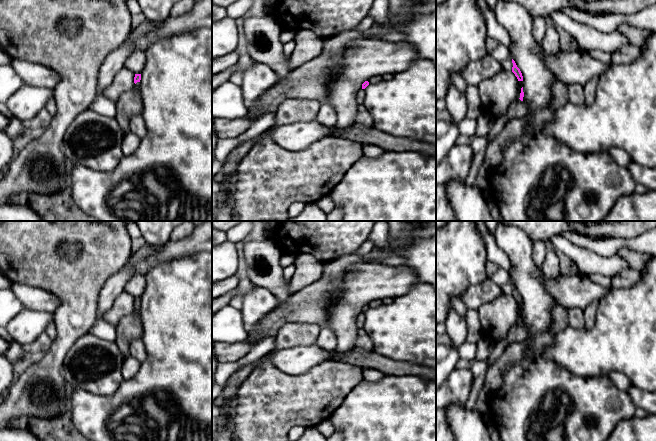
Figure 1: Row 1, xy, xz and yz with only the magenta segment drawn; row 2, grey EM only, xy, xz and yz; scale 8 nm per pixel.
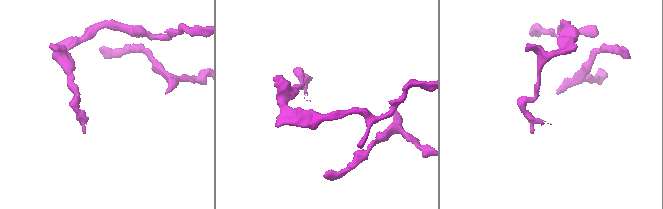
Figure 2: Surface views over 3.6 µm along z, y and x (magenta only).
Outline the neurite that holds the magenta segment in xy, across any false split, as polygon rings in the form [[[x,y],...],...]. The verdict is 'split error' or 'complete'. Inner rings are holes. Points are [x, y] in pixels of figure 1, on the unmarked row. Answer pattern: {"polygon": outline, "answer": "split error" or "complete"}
{"polygon": [[[135,298],[134,311],[130,315],[124,316],[117,326],[116,344],[123,356],[130,356],[129,345],[135,339],[141,339],[143,336],[143,325],[140,315],[141,298]]], "answer": "split error"}

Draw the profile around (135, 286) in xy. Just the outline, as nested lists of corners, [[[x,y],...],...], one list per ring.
[[[140,274],[133,275],[126,283],[124,291],[134,298],[141,298],[146,286],[145,276]]]

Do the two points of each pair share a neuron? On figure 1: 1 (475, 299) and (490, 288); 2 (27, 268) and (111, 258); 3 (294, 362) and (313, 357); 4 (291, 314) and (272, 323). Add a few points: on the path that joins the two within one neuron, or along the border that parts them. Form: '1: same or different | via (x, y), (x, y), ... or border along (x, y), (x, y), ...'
1: same | via (479, 295), (486, 292)
2: same | via (48, 268), (90, 268)
3: same | via (299, 359), (308, 357)
4: same | via (286, 314), (277, 319)

